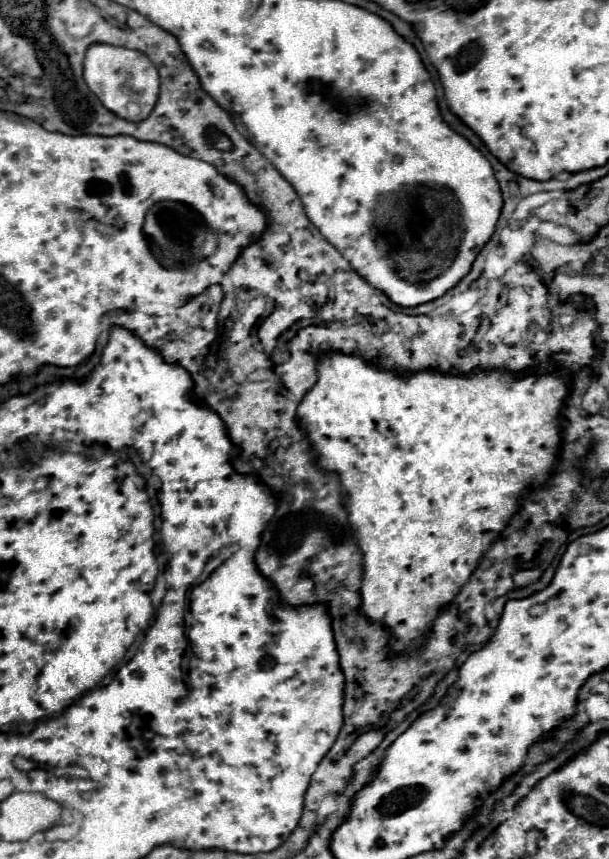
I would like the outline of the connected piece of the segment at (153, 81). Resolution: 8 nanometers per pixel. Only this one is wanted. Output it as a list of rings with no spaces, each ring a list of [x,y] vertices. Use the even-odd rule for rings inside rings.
[[[91,45],[85,55],[85,83],[99,101],[115,115],[139,123],[143,121],[143,73],[147,73],[147,113],[153,111],[159,97],[159,73],[149,57],[135,49],[115,45]]]

